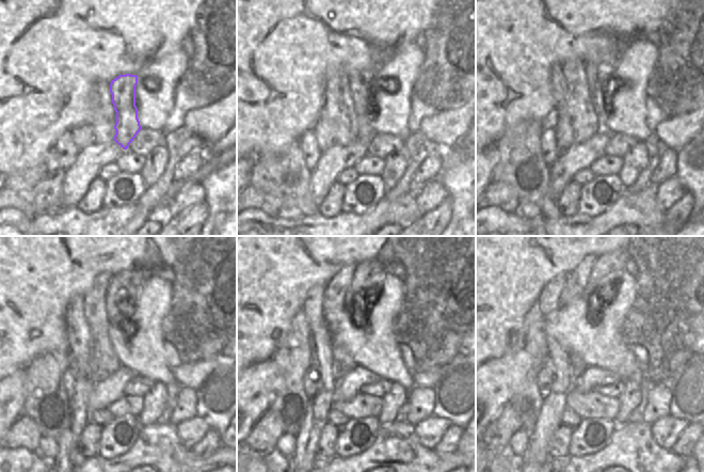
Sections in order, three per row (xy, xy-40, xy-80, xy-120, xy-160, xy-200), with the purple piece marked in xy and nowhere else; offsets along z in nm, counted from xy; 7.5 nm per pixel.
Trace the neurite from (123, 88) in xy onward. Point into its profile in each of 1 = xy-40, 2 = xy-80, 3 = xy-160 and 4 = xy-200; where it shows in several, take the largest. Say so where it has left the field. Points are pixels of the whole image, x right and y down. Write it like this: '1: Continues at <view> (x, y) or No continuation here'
1: Continues at xy-40 (360, 83)
2: Continues at xy-80 (598, 76)
3: Continues at xy-160 (368, 276)
4: Continues at xy-200 (607, 270).

